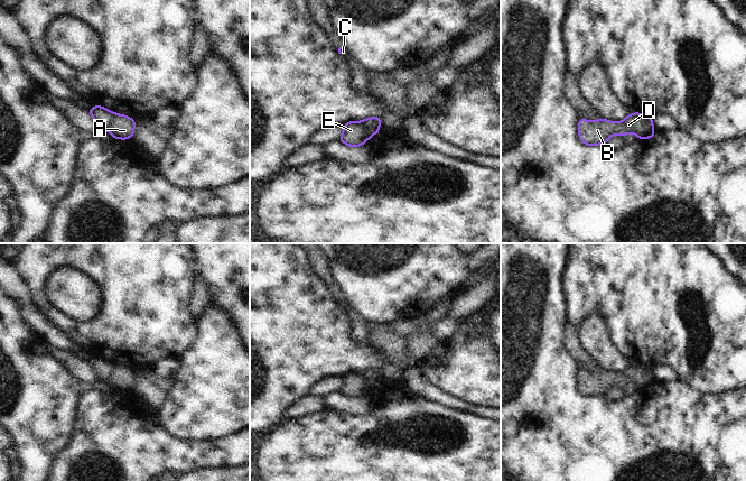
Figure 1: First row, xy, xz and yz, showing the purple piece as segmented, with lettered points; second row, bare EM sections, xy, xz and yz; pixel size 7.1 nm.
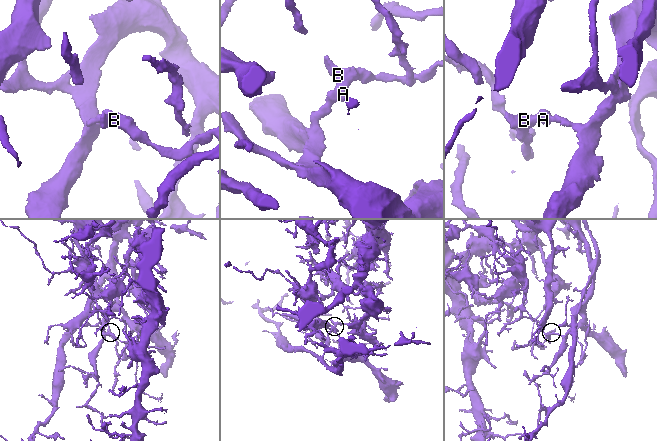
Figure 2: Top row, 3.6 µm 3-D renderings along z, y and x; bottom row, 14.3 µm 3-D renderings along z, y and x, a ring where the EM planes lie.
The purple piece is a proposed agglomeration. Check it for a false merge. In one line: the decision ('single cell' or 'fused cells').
fused cells

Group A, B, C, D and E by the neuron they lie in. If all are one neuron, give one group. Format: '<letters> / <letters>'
A B C D / E

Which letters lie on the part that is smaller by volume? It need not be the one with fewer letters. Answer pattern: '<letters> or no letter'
A, B, C, D.

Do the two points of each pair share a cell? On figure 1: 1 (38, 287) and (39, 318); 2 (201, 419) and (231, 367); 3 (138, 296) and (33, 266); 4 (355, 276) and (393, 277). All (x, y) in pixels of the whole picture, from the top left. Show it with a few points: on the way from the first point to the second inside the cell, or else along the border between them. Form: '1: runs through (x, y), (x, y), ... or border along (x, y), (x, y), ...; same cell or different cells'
1: border along (27, 286), (35, 306), (57, 329); different cells
2: runs through (203, 406), (220, 389), (220, 380); same cell
3: runs through (112, 270), (100, 258), (58, 258); same cell
4: runs through (364, 277), (384, 277); same cell

